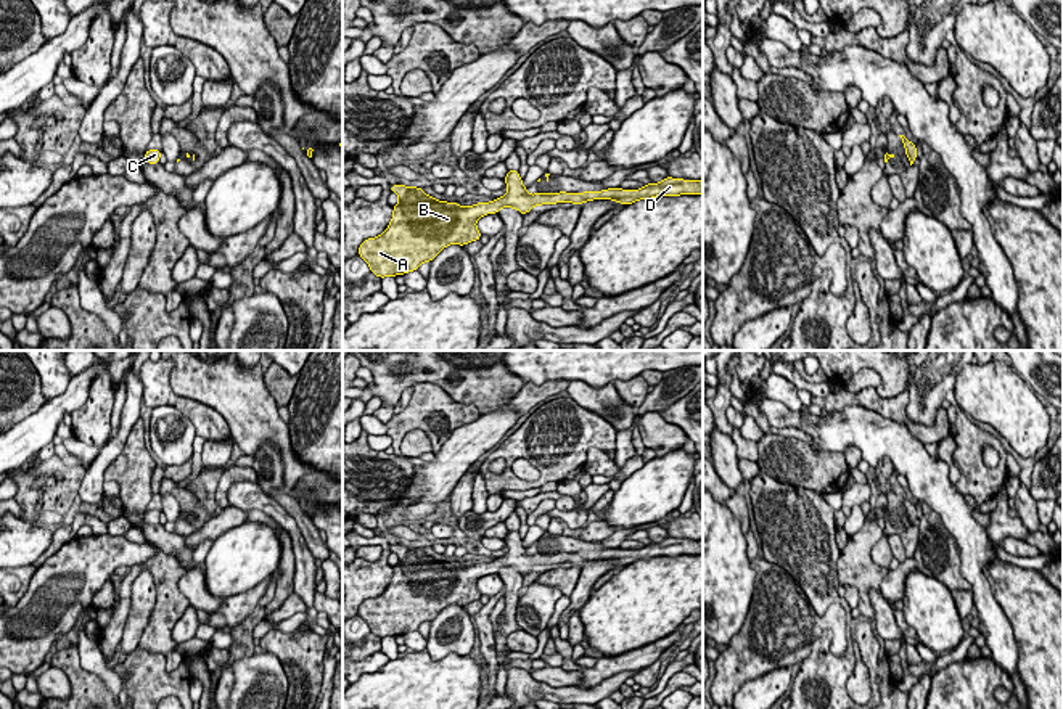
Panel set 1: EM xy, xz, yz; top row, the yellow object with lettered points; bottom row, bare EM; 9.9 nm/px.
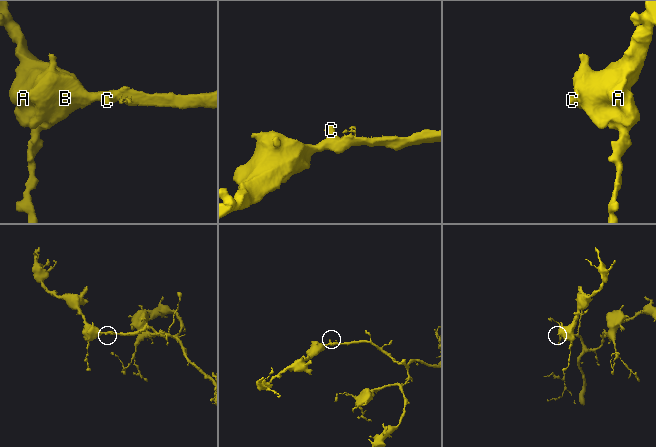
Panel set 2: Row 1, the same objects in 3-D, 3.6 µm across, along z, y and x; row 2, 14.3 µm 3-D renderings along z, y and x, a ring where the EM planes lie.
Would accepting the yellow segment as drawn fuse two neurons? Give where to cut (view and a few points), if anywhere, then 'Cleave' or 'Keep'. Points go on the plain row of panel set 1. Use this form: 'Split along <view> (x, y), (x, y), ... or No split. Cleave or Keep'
No split. Keep

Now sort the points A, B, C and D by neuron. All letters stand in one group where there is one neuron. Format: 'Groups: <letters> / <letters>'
Groups: A B C D

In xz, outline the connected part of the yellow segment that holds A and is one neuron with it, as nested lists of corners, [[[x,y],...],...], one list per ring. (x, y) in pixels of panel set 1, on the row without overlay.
[[[518,531],[505,537],[507,555],[490,563],[460,566],[428,556],[423,548],[391,545],[399,556],[388,588],[376,598],[368,598],[359,606],[359,616],[370,625],[373,635],[404,635],[423,622],[431,622],[449,604],[465,606],[481,600],[476,580],[495,574],[502,568],[513,568],[523,576],[534,566],[573,563],[582,564],[593,559],[613,559],[624,566],[655,556],[703,555],[703,540],[666,537],[659,543],[648,543],[638,550],[608,548],[584,553],[536,553],[529,555]]]

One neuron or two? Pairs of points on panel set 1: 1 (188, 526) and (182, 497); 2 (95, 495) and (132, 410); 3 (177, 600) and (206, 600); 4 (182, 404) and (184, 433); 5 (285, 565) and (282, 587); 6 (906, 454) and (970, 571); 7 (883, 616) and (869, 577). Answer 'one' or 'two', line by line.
1: one
2: one
3: two
4: two
5: one
6: one
7: two

